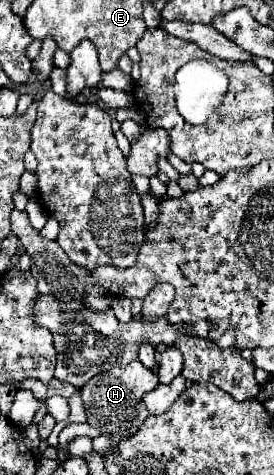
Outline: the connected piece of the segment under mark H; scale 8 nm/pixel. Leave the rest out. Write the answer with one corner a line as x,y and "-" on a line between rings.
137,359
127,365
119,365
119,367
105,371
105,373
95,375
81,389
83,405
85,405
85,413
87,413
87,423
97,427
103,435
111,435
113,445
117,445
123,437
133,435
137,431
137,427
145,421
145,417
149,415
145,405
141,403
141,397
143,397
143,393
155,389
157,383
159,381
157,381
155,371
143,367
143,363
139,363

